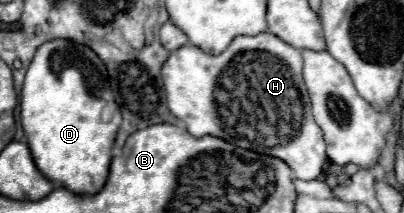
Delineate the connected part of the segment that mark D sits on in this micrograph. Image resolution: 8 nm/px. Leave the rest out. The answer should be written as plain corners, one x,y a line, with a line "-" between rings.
52,40
36,50
36,56
28,66
20,94
20,122
36,168
50,182
58,182
62,184
62,188
68,188
70,192
82,196
94,196
96,192
100,192
100,188
104,188
114,138
122,122
122,116
118,104
114,102
106,68
88,46
74,44
68,40

